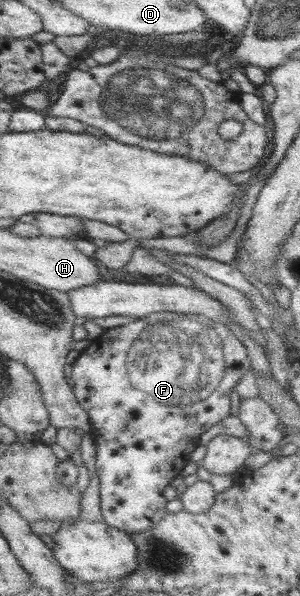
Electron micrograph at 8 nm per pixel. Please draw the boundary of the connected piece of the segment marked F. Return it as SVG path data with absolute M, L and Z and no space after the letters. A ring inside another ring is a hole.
M162 311L157 314L147 315L146 319L135 318L133 322L123 326L104 330L97 339L92 339L80 347L80 356L72 364L71 378L74 380L72 391L78 404L88 413L92 424L90 434L97 446L95 466L100 479L100 508L104 521L111 527L130 534L148 530L162 520L162 517L168 513L166 509L167 500L163 493L165 488L170 485L170 482L180 474L184 466L189 462L190 454L198 445L199 436L231 415L230 393L235 390L240 378L246 374L245 372L252 370L250 363L246 347L242 345L242 342L226 325L201 316L194 318L176 312Z

